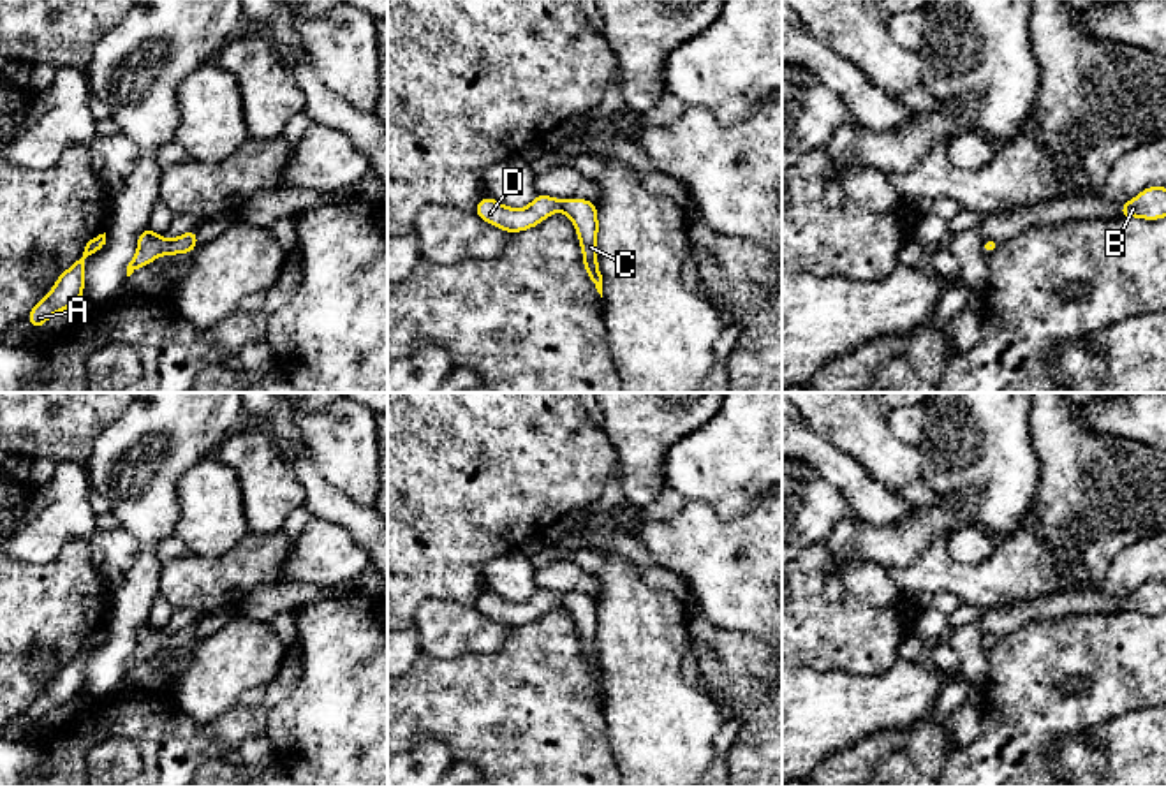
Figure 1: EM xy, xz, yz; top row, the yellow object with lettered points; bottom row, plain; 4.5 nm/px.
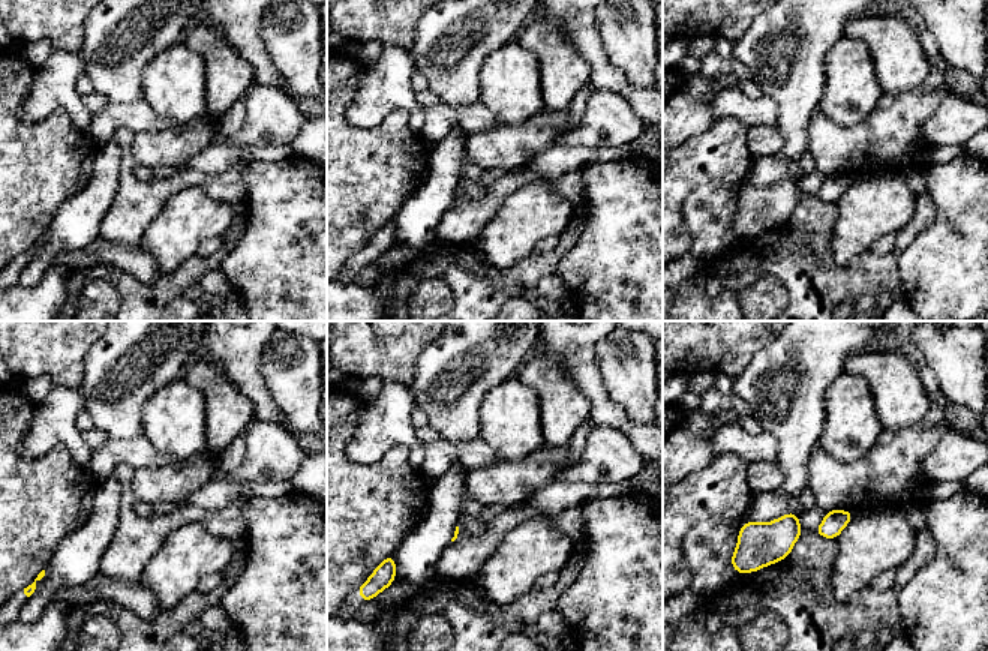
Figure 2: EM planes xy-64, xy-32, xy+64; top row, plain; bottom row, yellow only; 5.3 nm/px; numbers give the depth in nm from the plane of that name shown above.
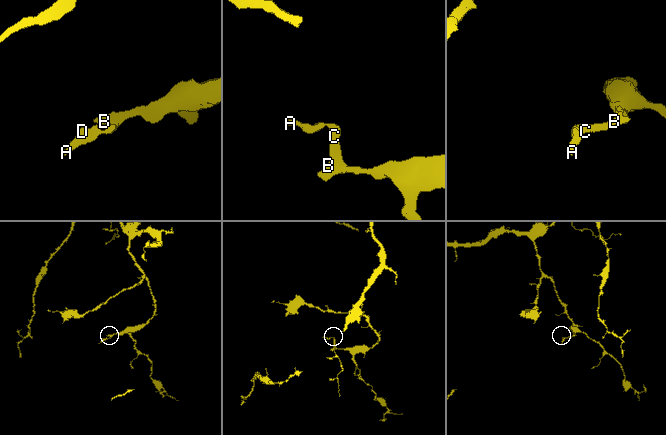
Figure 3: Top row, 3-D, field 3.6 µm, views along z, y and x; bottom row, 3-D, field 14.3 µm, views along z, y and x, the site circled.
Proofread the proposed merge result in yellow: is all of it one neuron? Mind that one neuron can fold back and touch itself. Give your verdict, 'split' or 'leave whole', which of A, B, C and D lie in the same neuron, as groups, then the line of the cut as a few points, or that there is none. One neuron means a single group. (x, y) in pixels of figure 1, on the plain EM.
leave whole; groups A B C D; cut none

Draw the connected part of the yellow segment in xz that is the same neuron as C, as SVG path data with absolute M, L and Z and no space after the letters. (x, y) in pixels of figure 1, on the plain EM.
M537 588L537 592L521 604L513 604L488 592L481 593L476 600L479 613L513 629L535 622L557 606L564 606L572 614L583 646L583 660L602 692L602 669L597 660L599 616L595 597L587 593L565 595Z

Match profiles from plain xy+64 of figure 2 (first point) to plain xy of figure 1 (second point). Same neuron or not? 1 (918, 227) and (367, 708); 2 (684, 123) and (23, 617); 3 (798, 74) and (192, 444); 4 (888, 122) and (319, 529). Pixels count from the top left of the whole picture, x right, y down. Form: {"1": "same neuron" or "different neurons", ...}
{"1": "different neurons", "2": "different neurons", "3": "same neuron", "4": "different neurons"}

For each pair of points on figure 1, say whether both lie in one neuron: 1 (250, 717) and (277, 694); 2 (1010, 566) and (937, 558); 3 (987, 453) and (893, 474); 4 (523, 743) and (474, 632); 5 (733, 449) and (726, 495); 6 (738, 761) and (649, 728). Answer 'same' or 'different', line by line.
1: same
2: same
3: different
4: different
5: same
6: different

